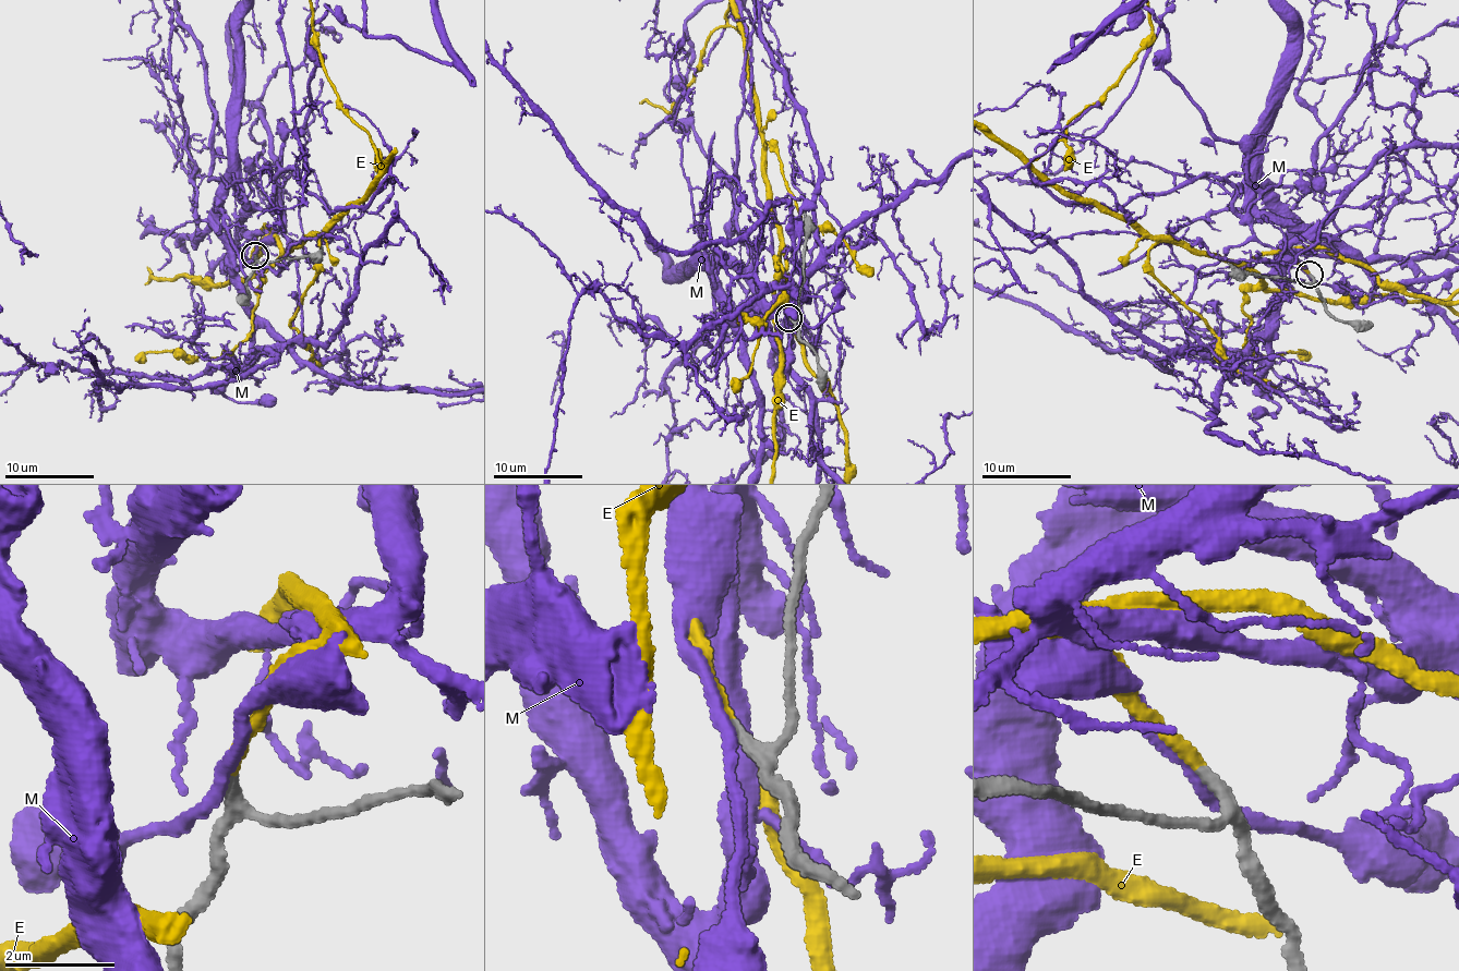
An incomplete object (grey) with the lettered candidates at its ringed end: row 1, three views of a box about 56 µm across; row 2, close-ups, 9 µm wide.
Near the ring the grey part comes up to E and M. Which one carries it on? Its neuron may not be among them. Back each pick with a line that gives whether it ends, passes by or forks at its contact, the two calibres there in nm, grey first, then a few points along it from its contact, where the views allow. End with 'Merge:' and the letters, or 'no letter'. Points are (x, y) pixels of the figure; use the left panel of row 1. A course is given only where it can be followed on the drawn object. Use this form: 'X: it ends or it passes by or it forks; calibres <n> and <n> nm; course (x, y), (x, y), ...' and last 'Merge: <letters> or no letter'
E: it ends; calibres 170 and 240 nm
Merge: E

